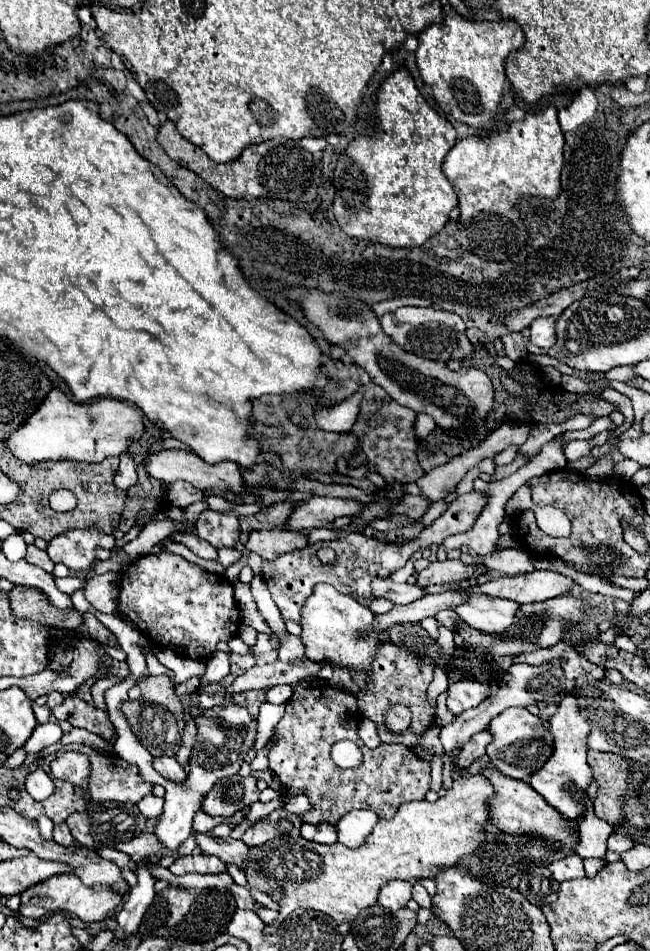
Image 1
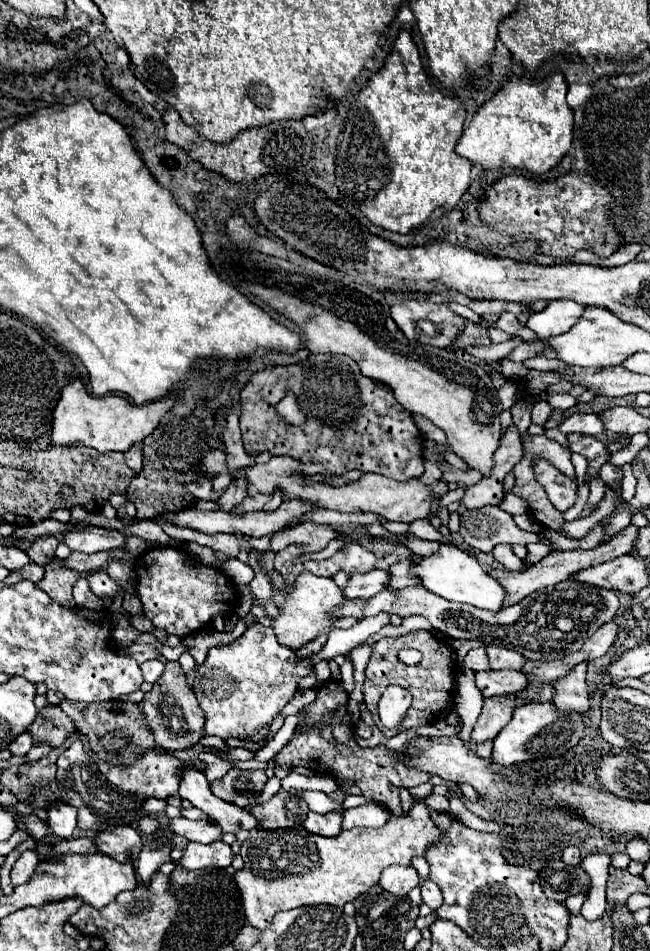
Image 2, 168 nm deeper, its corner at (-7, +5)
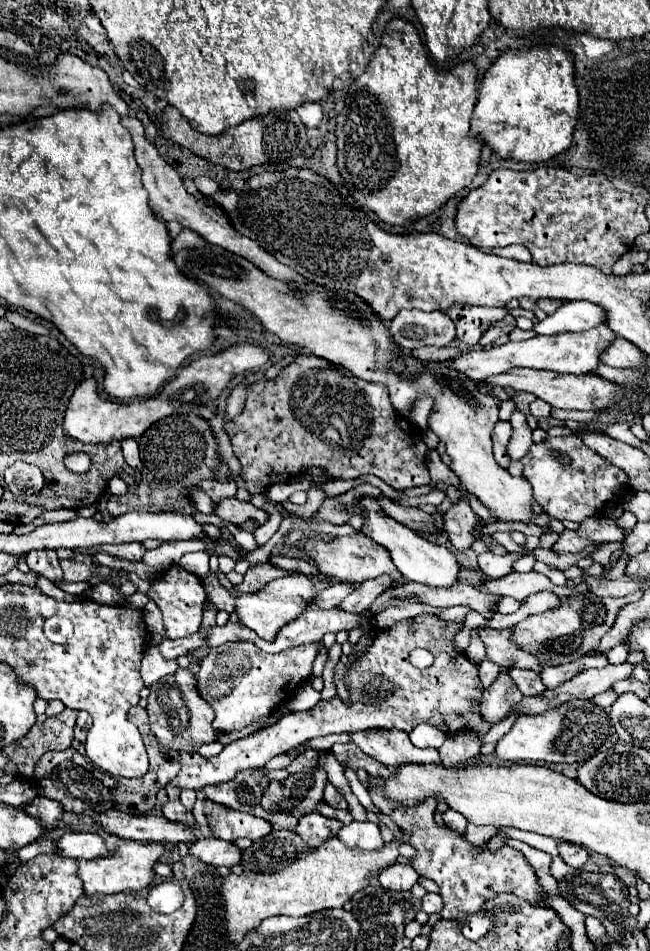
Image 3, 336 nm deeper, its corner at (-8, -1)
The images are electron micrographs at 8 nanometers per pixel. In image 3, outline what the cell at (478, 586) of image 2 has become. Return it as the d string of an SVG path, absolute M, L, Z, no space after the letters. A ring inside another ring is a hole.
M362 496L360 504L368 508L368 518L366 518L366 524L364 524L362 532L390 552L396 568L400 570L400 574L406 580L418 582L418 584L424 584L424 586L430 586L430 588L450 588L450 586L458 584L460 564L458 564L456 556L446 546L434 544L434 542L426 540L424 536L418 536L410 528L400 526L392 518L380 514L380 506L372 496Z

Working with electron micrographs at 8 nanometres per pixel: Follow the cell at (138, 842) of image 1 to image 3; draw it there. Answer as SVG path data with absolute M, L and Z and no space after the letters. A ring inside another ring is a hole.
M66 832L62 836L62 840L56 842L58 844L58 854L66 856L66 858L84 858L84 860L92 860L92 858L106 858L112 856L114 852L106 846L104 838L98 834L90 834L90 832Z

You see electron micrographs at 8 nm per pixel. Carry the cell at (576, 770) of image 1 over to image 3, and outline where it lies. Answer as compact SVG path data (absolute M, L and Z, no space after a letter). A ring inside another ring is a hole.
M590 654L586 658L580 658L576 662L570 662L570 664L564 664L564 666L542 666L542 682L548 690L554 690L558 688L560 684L572 680L576 674L580 674L582 670L586 668L592 668L592 666L606 666L608 660L606 660L606 654Z

